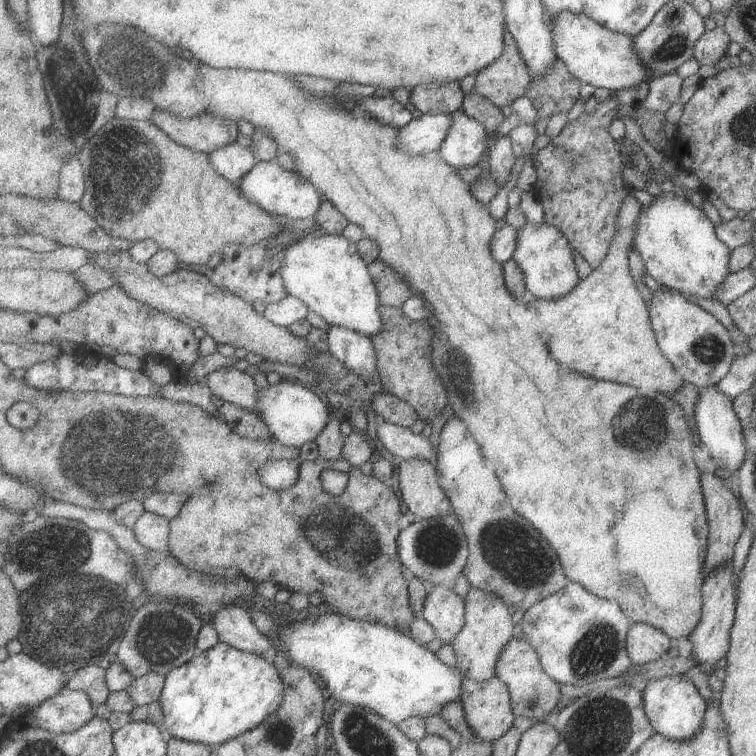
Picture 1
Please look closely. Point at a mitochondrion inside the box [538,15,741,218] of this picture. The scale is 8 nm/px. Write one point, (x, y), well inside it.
(675, 42)

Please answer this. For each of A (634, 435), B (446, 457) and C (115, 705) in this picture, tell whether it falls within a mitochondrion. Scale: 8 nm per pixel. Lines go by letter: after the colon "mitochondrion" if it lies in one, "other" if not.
A: mitochondrion
B: other
C: other

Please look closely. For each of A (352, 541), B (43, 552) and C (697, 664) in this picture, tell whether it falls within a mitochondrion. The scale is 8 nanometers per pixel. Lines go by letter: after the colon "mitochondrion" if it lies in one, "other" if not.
A: mitochondrion
B: mitochondrion
C: other

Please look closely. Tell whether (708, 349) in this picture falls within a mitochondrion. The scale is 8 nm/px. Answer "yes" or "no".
yes

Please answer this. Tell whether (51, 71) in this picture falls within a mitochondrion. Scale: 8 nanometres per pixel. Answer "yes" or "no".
no

